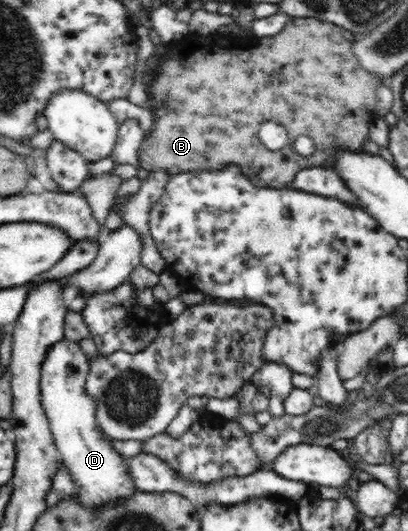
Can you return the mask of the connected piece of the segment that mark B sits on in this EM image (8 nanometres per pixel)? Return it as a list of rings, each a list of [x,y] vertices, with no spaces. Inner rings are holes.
[[[289,18],[285,24],[284,30],[280,31],[273,37],[247,37],[241,38],[235,34],[224,35],[214,34],[200,37],[196,35],[179,43],[167,44],[161,42],[156,50],[156,55],[160,59],[157,71],[153,71],[146,80],[146,91],[148,93],[149,105],[148,110],[154,117],[154,128],[150,133],[144,135],[138,151],[138,163],[140,167],[147,171],[157,171],[164,169],[172,176],[181,171],[204,171],[225,167],[225,163],[221,159],[225,159],[225,155],[233,155],[233,159],[241,159],[241,163],[245,163],[245,169],[242,173],[247,176],[257,187],[283,188],[293,181],[293,177],[305,169],[305,167],[329,167],[333,166],[333,155],[339,149],[348,149],[349,151],[365,151],[365,139],[369,135],[369,123],[374,117],[375,103],[377,101],[377,87],[386,82],[379,80],[377,76],[371,76],[367,69],[359,63],[356,55],[353,53],[352,45],[357,35],[344,27],[332,24],[331,22],[322,22],[315,18]],[[265,121],[275,121],[286,127],[289,143],[278,150],[270,150],[266,148],[258,140],[258,128]],[[299,135],[307,135],[313,140],[315,151],[310,156],[302,156],[295,151],[293,143]]]

